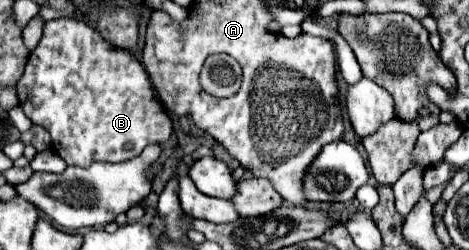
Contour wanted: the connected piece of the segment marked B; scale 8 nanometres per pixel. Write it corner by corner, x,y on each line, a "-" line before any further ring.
76,18
44,24
42,40
30,52
16,90
24,114
50,132
52,146
66,164
86,168
96,160
124,162
148,144
166,142
172,132
172,120
154,96
144,66
130,52
108,46

